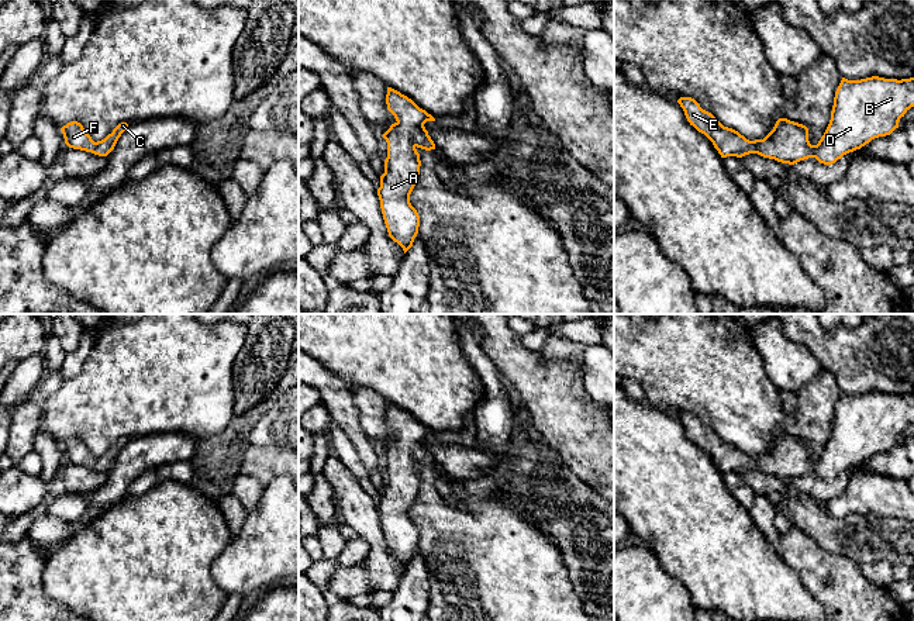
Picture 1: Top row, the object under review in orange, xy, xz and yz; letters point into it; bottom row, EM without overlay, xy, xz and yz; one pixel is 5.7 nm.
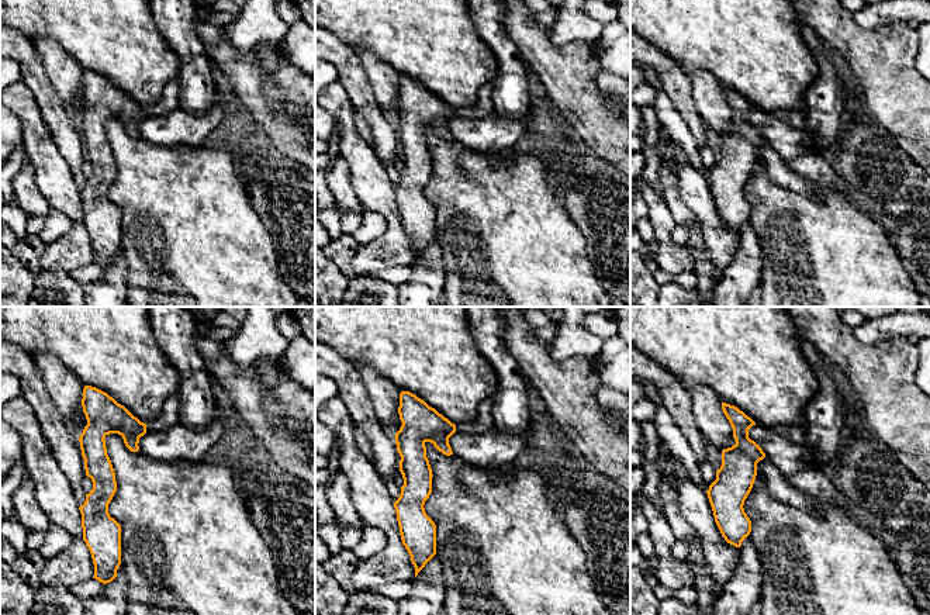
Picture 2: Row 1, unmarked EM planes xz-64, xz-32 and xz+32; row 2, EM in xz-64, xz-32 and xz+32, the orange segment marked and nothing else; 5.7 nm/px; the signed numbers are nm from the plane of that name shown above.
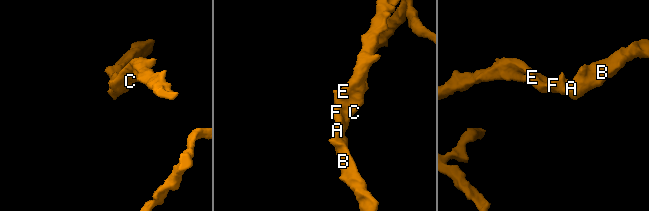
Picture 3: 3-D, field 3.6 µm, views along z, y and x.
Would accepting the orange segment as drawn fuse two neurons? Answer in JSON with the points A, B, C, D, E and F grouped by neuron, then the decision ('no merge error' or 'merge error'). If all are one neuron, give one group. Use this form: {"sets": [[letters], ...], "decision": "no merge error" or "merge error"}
{"sets": [["A", "B", "C", "D", "E", "F"]], "decision": "no merge error"}

